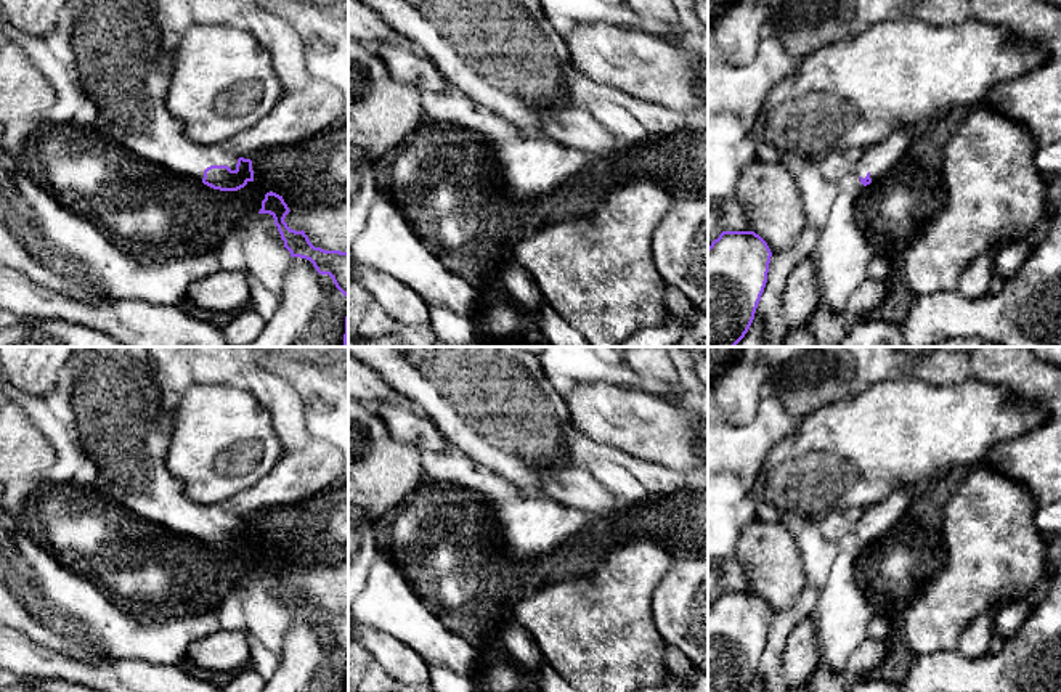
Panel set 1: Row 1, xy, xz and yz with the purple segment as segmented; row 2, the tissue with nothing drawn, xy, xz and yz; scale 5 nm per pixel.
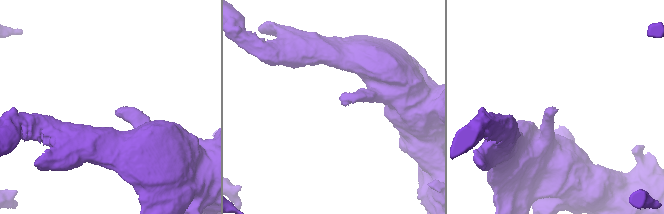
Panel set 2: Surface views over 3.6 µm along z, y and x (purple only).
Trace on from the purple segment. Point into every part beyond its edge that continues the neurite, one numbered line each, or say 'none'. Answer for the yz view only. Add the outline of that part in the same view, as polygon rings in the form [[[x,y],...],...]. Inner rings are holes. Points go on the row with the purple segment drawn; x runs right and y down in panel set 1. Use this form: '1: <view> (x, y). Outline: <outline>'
1: yz (878, 159). Outline: [[[897,125],[883,141],[862,149],[852,172],[862,178],[868,175],[872,181],[880,180],[910,153],[915,138],[921,132],[923,127],[918,125]]]

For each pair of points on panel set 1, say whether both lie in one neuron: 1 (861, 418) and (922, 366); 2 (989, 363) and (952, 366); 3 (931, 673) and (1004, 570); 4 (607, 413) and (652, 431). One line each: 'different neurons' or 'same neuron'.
1: different neurons
2: different neurons
3: different neurons
4: same neuron

